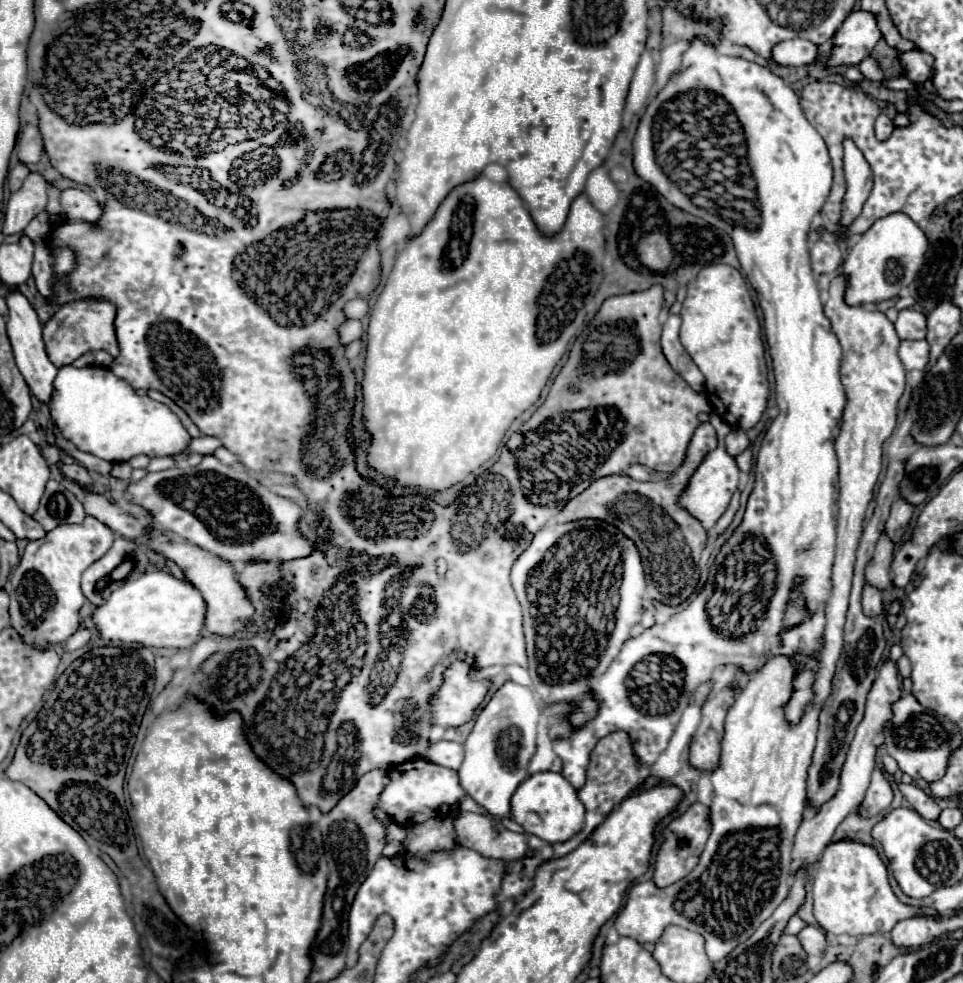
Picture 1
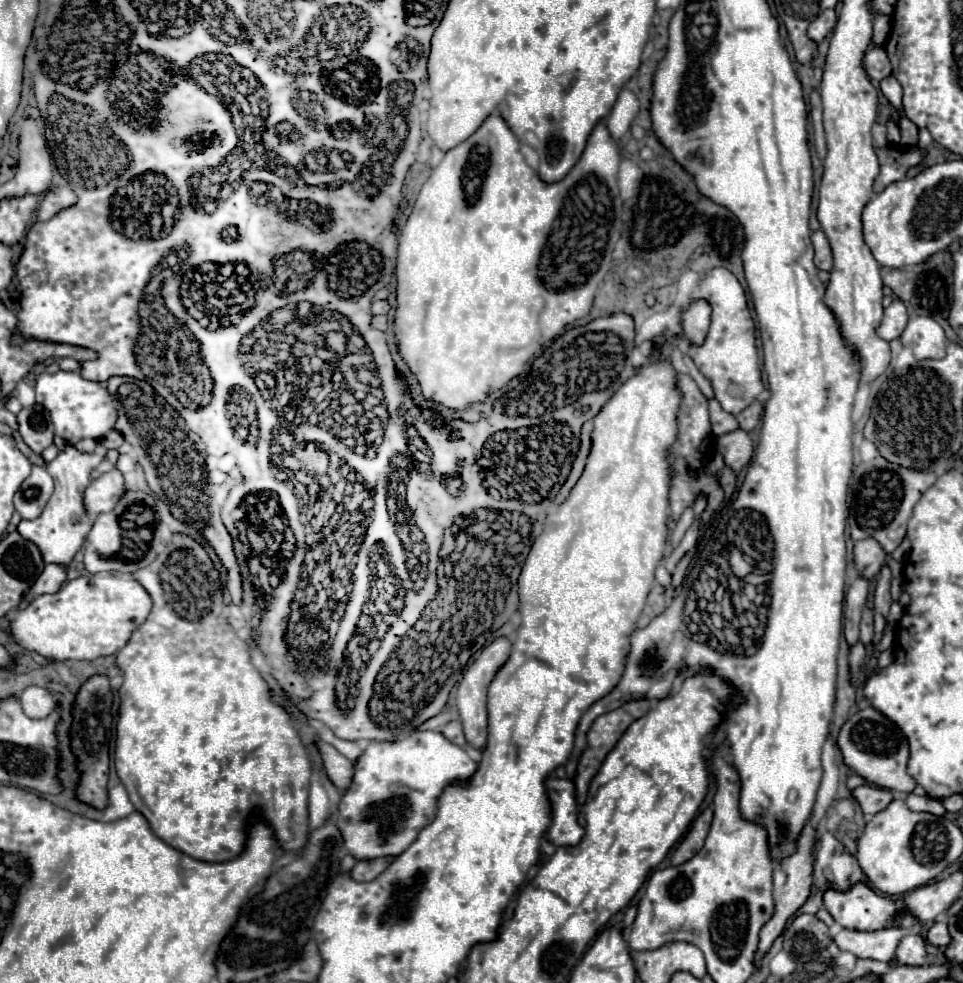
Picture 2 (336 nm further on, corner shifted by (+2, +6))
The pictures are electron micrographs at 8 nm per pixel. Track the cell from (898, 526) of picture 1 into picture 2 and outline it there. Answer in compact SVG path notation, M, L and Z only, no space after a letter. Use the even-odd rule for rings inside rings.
M876 540L854 542L854 566L862 578L872 580L880 572L884 562L886 562L886 554L882 552Z

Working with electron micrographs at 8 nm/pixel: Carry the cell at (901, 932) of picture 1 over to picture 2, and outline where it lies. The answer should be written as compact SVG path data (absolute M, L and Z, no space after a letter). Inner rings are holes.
M914 930L908 936L902 938L898 952L896 952L898 964L906 964L906 966L924 966L928 962L928 954L926 954L926 940Z

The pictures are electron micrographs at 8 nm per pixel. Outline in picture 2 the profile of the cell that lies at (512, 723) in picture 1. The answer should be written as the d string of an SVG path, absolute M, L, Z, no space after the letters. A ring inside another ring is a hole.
M496 638L492 644L484 646L476 658L472 660L472 664L468 664L464 668L464 674L462 674L462 680L458 684L458 692L456 692L456 702L458 702L458 712L460 712L460 718L462 718L462 726L464 726L464 734L466 734L466 740L482 750L484 744L486 744L486 688L490 684L490 676L494 676L494 672L498 670L498 664L502 664L502 660L506 660L506 656L510 654L510 640L508 638Z

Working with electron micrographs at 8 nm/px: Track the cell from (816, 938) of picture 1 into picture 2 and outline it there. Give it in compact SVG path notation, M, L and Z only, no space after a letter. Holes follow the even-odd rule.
M890 926L874 932L858 932L858 930L840 930L834 936L834 942L840 950L848 950L858 958L872 958L890 962L896 954L900 940L908 934L904 926Z

